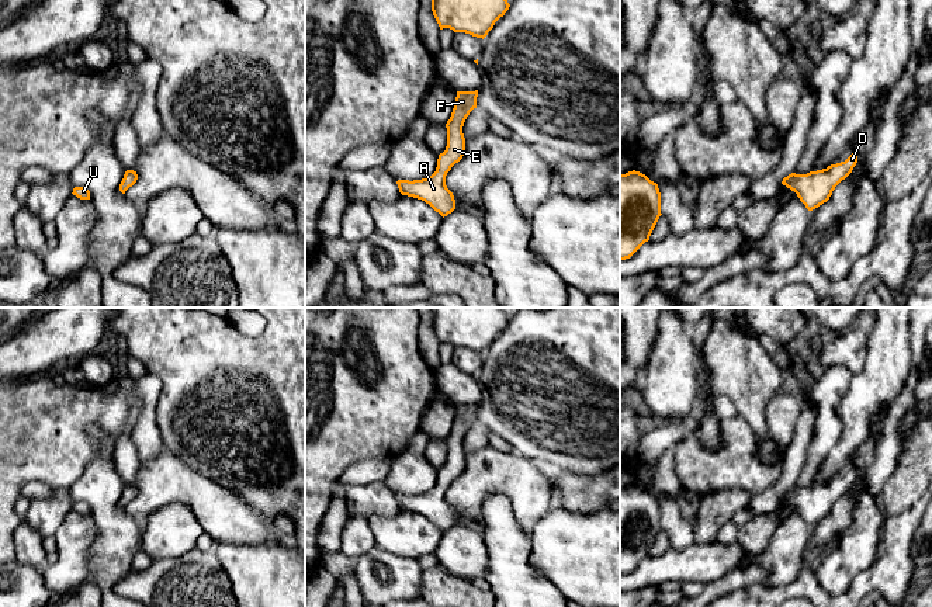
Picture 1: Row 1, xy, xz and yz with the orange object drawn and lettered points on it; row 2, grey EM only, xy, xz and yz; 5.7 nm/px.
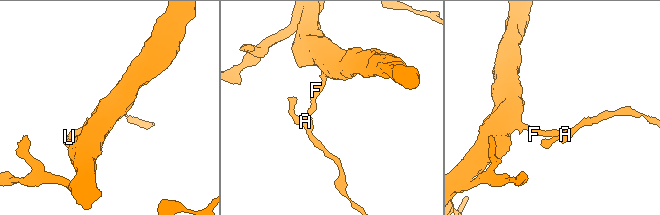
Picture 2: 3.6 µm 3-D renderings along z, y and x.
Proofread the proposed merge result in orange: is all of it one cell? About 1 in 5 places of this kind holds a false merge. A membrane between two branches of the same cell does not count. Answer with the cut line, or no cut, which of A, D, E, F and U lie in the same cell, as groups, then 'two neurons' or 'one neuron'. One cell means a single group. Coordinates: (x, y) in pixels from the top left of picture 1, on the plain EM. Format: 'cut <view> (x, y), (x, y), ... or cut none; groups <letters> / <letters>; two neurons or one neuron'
cut none; groups A D E F U; one neuron

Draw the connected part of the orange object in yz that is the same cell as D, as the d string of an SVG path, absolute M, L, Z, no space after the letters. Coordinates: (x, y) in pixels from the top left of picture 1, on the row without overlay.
M852 468L845 476L822 485L807 489L791 488L782 499L794 506L805 523L813 526L829 514L835 502L852 488L856 478L857 471Z

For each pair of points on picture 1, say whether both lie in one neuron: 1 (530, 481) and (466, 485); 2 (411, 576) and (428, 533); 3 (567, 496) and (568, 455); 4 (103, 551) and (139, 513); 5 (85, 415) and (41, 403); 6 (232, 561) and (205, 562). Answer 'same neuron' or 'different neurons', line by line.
1: same neuron
2: different neurons
3: different neurons
4: different neurons
5: same neuron
6: different neurons

